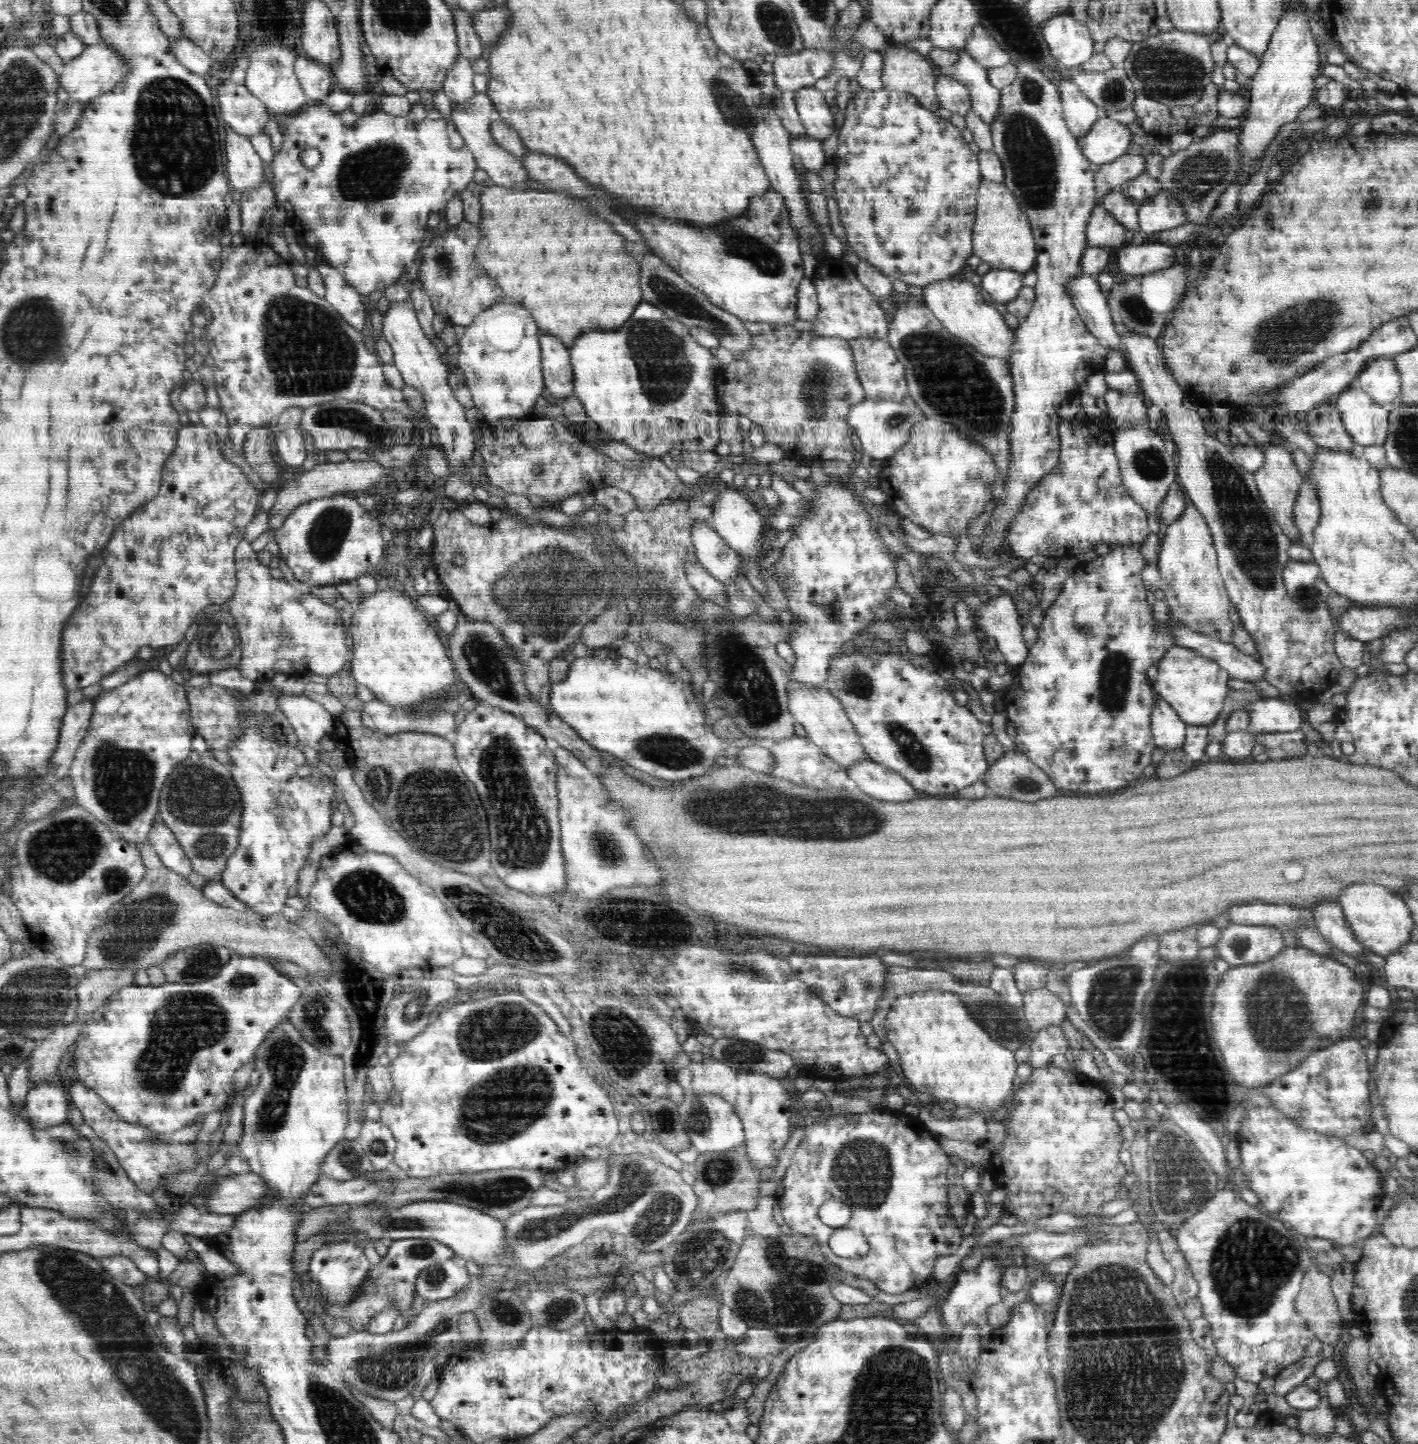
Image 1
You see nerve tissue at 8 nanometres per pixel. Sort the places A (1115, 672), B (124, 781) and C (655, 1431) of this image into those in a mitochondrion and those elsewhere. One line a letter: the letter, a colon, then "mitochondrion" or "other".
A: mitochondrion
B: mitochondrion
C: other

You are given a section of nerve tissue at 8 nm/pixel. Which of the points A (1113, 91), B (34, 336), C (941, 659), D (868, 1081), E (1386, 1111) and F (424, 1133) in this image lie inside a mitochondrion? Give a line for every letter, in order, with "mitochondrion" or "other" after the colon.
A: mitochondrion
B: mitochondrion
C: other
D: mitochondrion
E: other
F: other

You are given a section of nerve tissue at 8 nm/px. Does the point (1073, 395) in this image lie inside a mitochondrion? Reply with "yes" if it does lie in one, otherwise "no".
no

